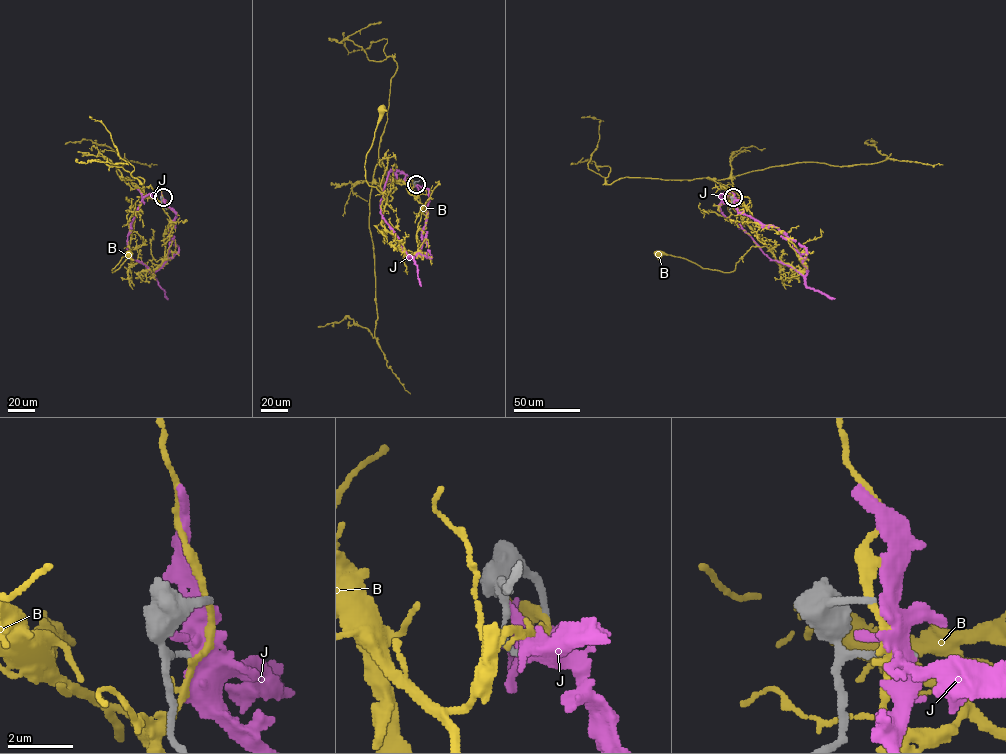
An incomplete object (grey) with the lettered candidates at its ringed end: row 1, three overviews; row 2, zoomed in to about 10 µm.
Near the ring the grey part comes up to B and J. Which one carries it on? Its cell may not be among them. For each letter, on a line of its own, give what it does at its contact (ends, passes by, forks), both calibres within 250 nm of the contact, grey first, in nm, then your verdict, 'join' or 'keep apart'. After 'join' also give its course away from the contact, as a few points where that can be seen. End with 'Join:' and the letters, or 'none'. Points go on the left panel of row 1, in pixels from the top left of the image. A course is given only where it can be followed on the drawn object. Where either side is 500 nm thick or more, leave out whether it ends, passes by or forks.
B: it passes by; calibres 200 and 200 nm; keep apart
J: it passes by; calibres 180 and 360 nm; keep apart
Join: none

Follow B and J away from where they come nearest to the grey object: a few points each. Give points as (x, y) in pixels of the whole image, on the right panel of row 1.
B: (733, 197), (737, 201), (729, 189), (749, 198), (750, 220), (764, 245), (752, 246), (733, 271), (658, 254)
J: (733, 197), (739, 212), (789, 239), (806, 266), (805, 275), (772, 260), (725, 216), (720, 195), (730, 196)

